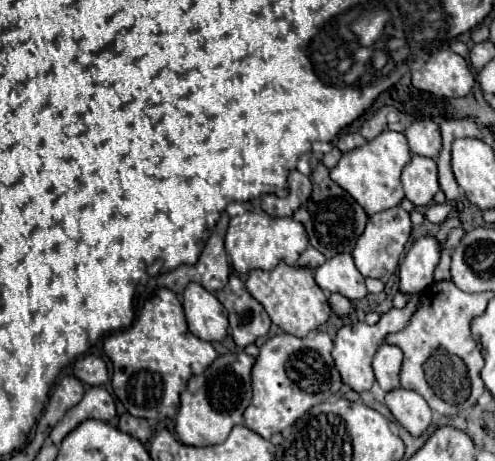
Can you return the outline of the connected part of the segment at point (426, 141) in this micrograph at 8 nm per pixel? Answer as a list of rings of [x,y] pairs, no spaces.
[[[431,119],[413,121],[405,133],[409,135],[409,147],[415,155],[437,159],[442,147],[441,132]]]

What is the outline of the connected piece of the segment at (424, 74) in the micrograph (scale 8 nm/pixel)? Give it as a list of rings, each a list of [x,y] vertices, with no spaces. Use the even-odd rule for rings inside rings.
[[[451,49],[433,53],[423,63],[423,67],[413,73],[413,85],[417,89],[427,91],[427,93],[433,93],[437,97],[465,97],[473,89],[473,83],[475,83],[475,79],[473,79],[473,73],[471,73],[467,61],[461,55],[453,53]]]

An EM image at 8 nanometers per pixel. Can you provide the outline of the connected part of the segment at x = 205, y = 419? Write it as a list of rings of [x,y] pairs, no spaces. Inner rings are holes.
[[[245,351],[219,355],[203,375],[189,379],[181,393],[181,403],[175,419],[175,435],[183,445],[215,445],[223,443],[235,425],[243,423],[243,411],[251,405],[251,367],[255,357]]]

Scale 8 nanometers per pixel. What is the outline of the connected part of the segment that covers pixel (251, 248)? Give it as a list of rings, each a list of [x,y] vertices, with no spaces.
[[[247,211],[241,217],[231,217],[225,235],[225,249],[231,257],[233,269],[237,273],[249,273],[253,269],[273,269],[279,261],[295,265],[299,255],[307,249],[309,239],[305,227],[291,217],[269,217],[267,213]]]

